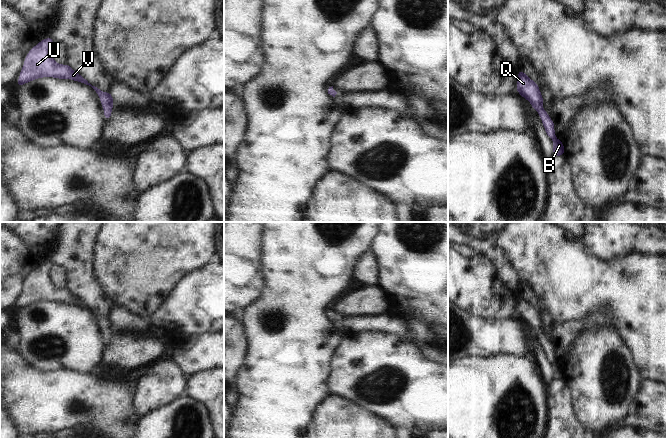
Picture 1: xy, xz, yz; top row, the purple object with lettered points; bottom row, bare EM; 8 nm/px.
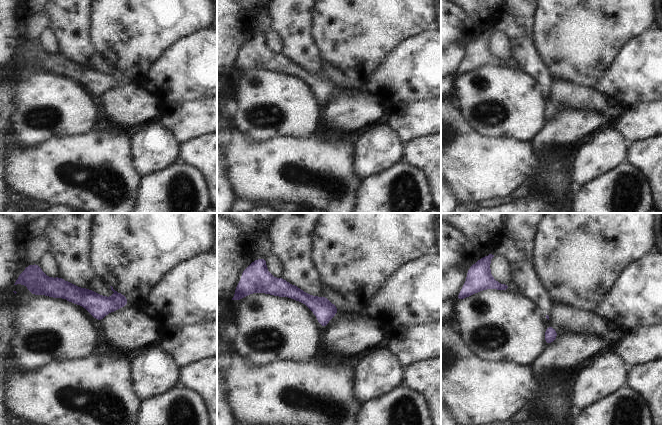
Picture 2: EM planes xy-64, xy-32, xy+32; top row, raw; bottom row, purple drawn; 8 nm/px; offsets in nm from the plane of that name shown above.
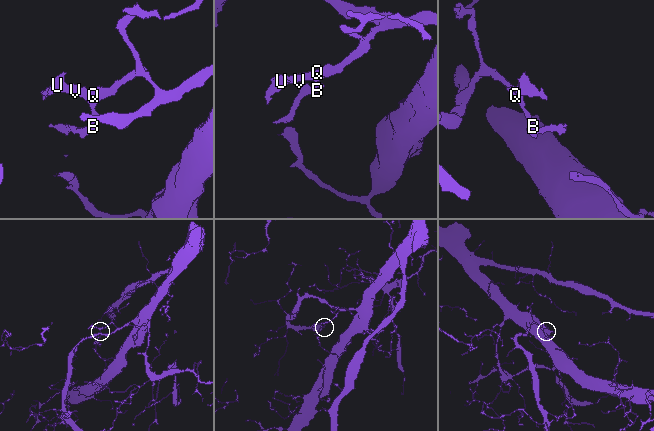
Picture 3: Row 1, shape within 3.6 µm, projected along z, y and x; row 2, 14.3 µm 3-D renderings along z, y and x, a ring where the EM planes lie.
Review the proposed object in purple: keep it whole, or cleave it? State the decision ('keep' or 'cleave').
keep

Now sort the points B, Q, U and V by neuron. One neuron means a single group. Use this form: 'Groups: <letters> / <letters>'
Groups: B Q U V

